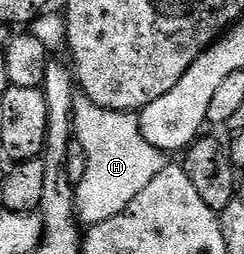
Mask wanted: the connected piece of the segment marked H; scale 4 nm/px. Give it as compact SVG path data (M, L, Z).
M84 97L74 98L73 134L87 161L83 181L75 187L75 210L85 225L123 213L167 165L166 152L147 145L140 118L127 111L108 111Z

